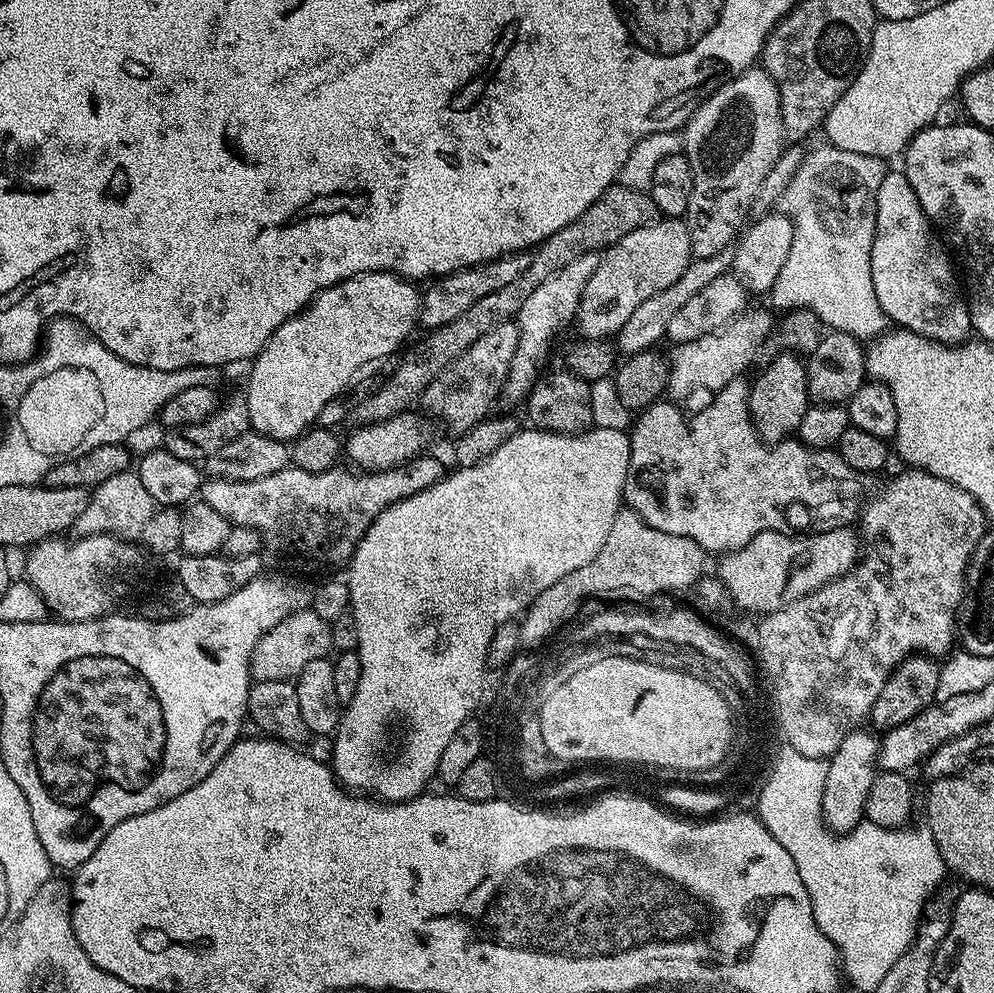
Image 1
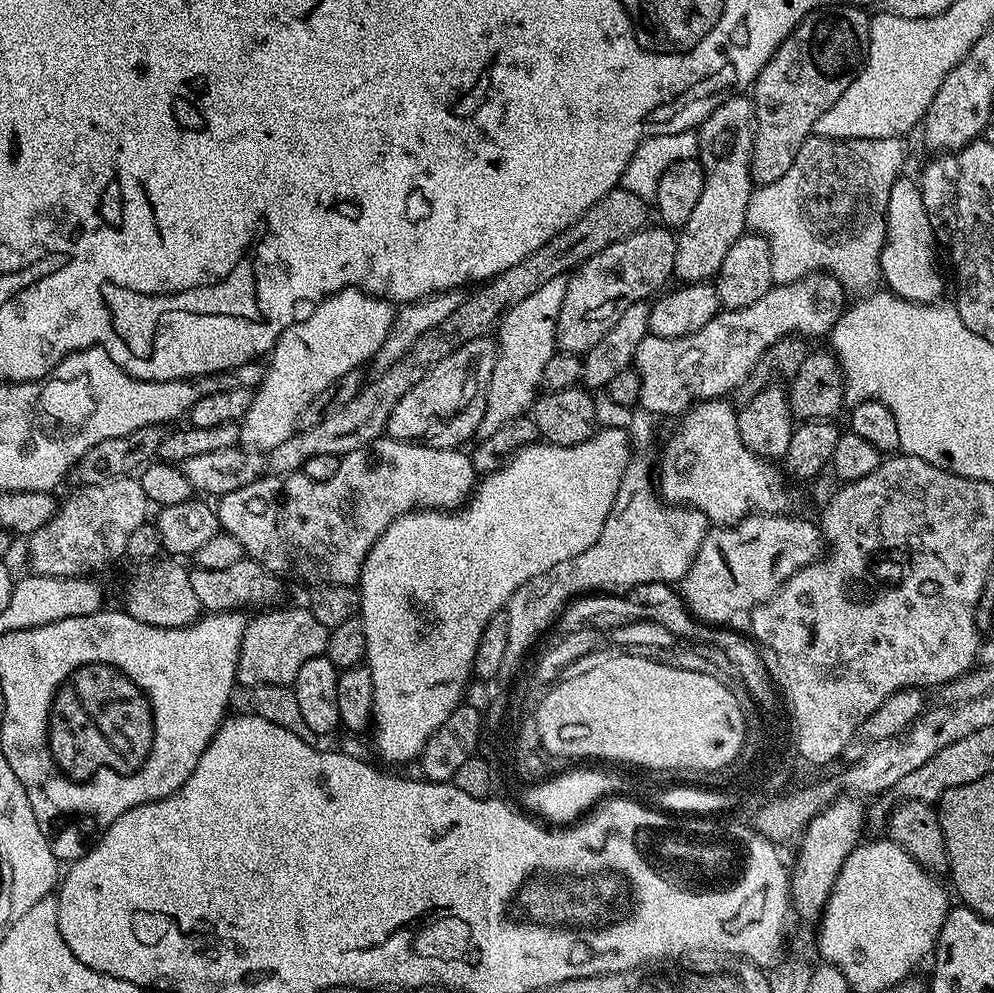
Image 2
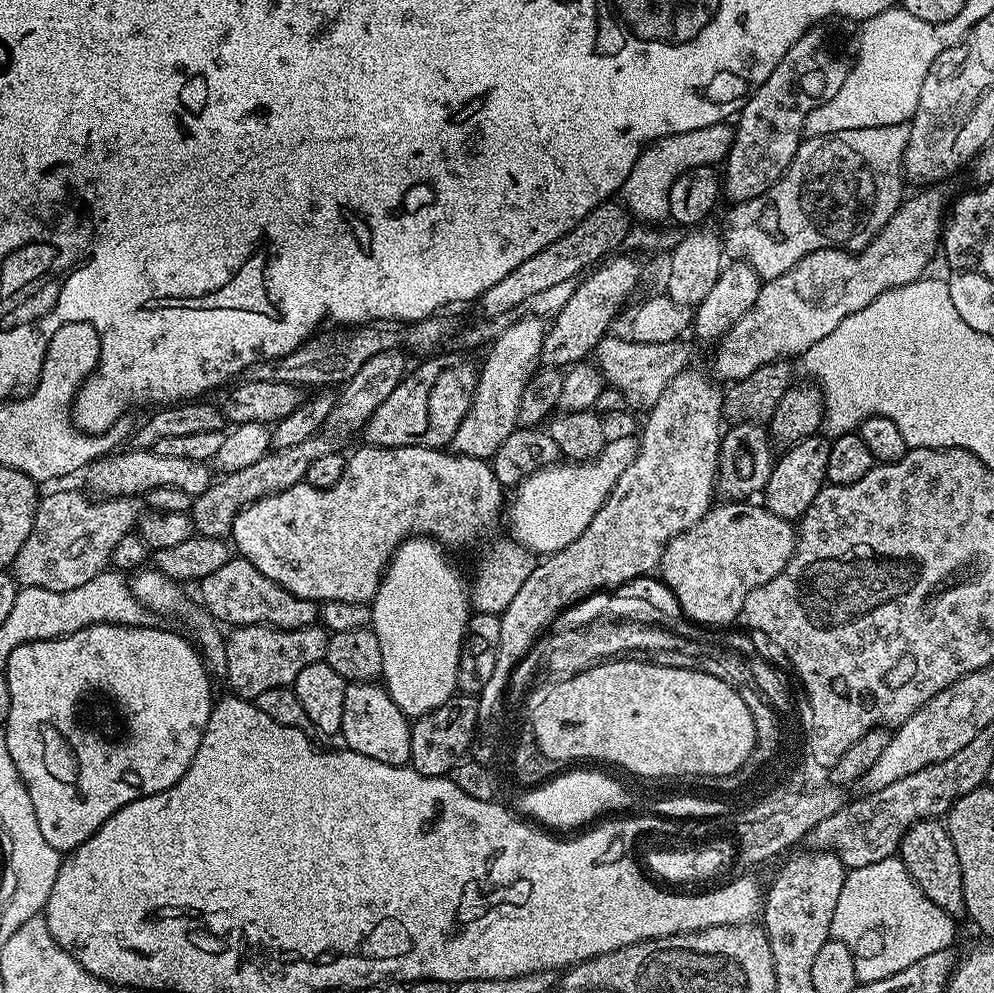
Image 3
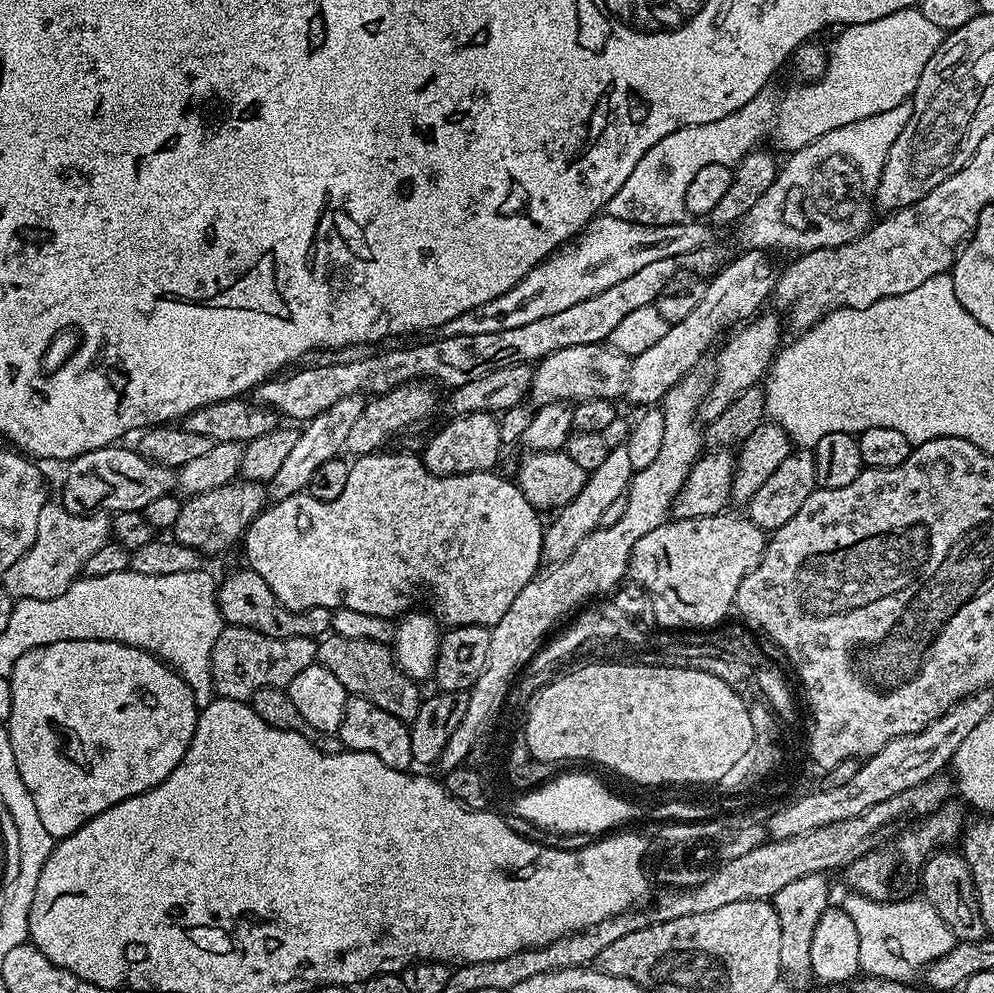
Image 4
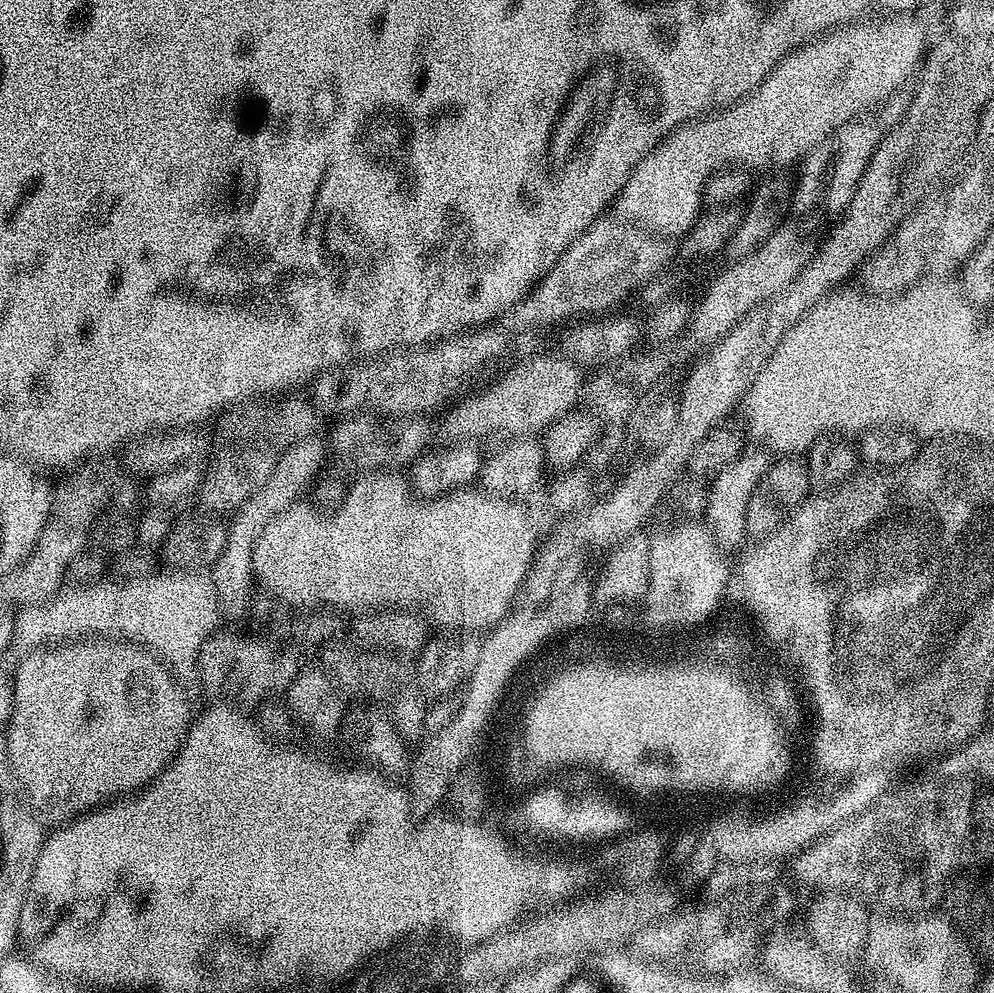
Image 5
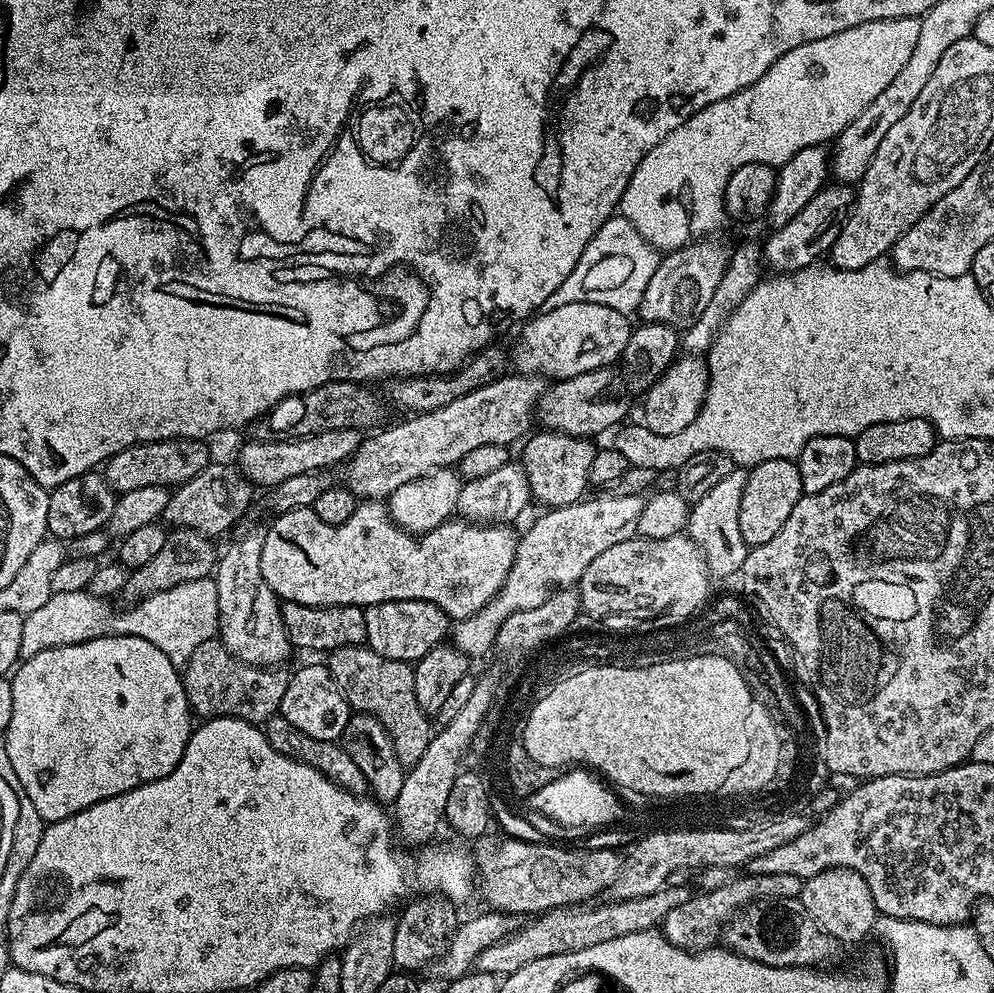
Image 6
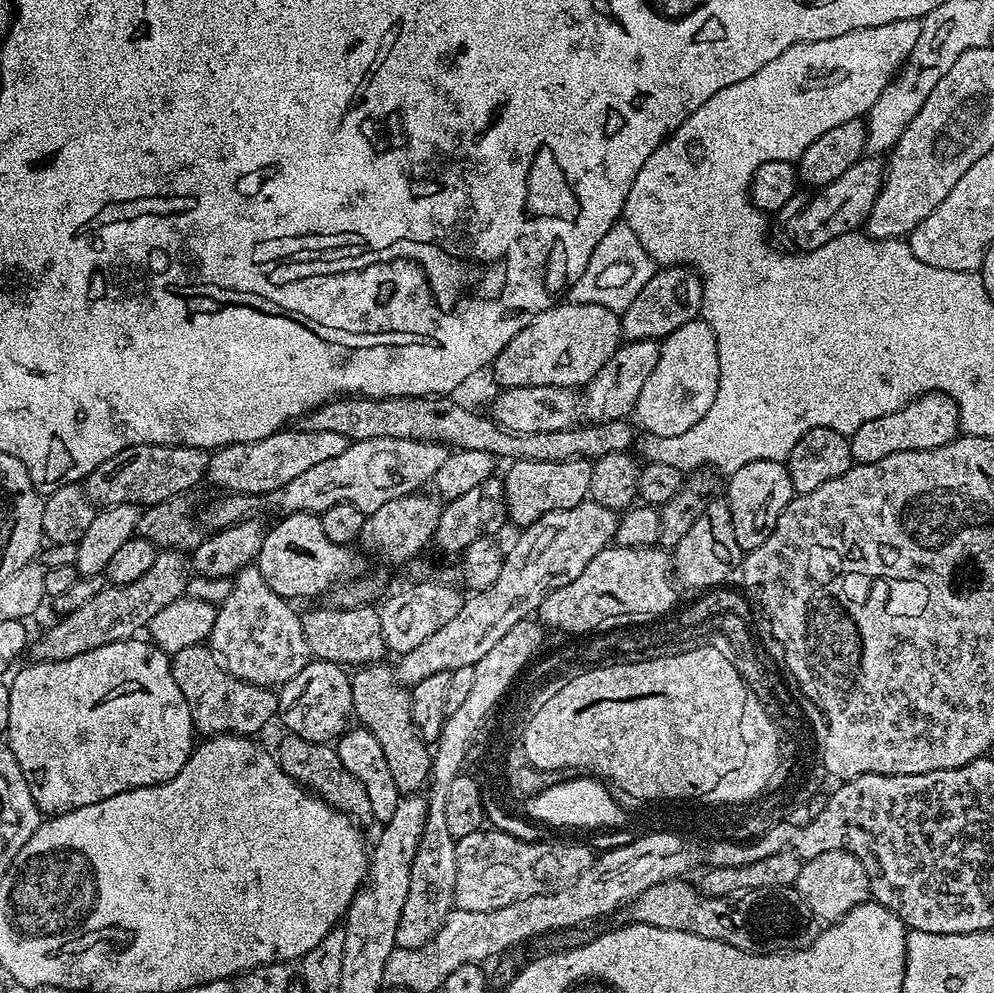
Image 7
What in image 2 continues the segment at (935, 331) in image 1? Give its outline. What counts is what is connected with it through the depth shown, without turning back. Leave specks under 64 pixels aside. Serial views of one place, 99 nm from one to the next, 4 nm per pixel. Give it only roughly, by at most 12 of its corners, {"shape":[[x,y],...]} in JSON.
{"shape":[[890,186],[880,251],[887,291],[939,301],[938,241],[920,186]]}

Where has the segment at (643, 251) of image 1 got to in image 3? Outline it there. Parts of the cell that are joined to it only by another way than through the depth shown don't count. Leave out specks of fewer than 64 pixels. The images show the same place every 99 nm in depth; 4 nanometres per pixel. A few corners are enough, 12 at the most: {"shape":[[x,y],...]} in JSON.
{"shape":[[613,255],[573,287],[539,359],[564,370],[587,361],[640,280]]}

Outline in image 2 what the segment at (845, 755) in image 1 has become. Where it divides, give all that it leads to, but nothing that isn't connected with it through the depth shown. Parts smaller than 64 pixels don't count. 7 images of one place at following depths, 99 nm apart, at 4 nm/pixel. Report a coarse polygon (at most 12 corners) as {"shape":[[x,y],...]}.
{"shape":[[841,794],[805,826],[790,868],[791,911],[815,925],[866,808]]}

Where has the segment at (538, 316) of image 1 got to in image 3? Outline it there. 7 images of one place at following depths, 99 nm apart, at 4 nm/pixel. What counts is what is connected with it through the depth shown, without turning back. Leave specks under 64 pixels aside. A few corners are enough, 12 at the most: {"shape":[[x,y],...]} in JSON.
{"shape":[[543,319],[491,341],[451,451],[491,461],[518,427]]}

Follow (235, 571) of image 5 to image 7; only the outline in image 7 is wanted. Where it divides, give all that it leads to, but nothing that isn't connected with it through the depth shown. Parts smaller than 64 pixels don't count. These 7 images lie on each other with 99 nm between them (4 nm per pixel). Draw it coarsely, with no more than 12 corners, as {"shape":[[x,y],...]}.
{"shape":[[237,572],[207,639],[239,680],[289,684],[313,659],[301,613]]}

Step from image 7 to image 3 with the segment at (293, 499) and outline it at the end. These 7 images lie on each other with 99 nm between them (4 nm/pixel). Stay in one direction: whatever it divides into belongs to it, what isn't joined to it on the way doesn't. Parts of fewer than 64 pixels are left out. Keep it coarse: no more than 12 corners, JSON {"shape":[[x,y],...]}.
{"shape":[[606,334],[594,363],[629,409],[647,410],[688,364],[684,342]]}

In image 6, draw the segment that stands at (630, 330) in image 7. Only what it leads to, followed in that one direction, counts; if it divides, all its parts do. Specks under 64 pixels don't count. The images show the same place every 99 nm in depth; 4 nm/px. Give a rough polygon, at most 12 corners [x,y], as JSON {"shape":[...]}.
{"shape":[[694,240],[657,263],[639,319],[685,330],[722,279],[729,245]]}

